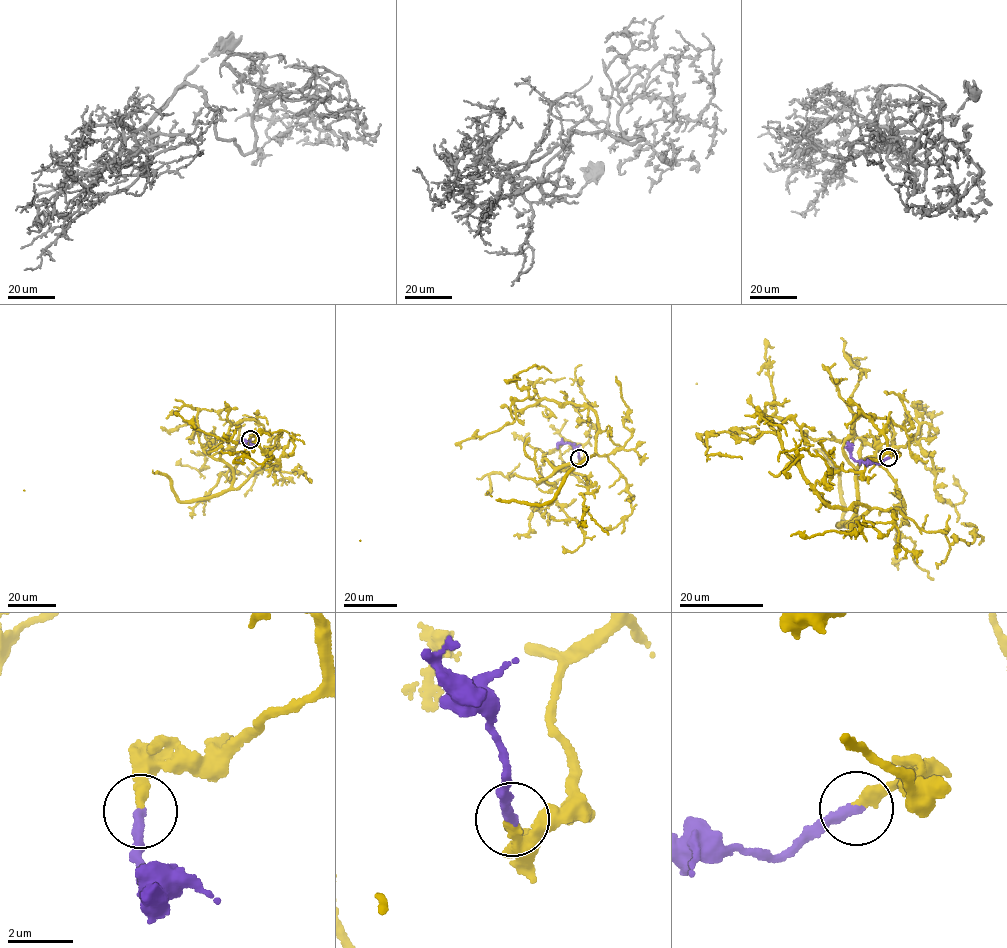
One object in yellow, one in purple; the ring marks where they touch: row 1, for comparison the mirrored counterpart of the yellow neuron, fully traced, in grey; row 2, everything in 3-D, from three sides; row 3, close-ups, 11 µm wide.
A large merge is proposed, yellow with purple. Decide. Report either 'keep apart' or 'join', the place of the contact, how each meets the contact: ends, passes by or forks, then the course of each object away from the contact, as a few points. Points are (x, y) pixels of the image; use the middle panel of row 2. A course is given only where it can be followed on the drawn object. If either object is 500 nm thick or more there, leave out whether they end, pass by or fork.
join; place (579, 458); yellow ends; purple ends; course yellow (579, 458), (583, 445), (567, 440), (544, 453), (555, 467), (580, 466), (549, 503), (487, 493), (360, 540); course purple (579, 458), (571, 444), (561, 443), (557, 448)

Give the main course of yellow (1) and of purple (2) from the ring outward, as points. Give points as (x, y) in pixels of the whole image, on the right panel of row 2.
1: (889, 457), (861, 414), (843, 455), (858, 477), (856, 514), (839, 525), (837, 471), (821, 451), (696, 383)
2: (889, 458), (876, 464), (856, 461), (851, 458), (850, 447)

